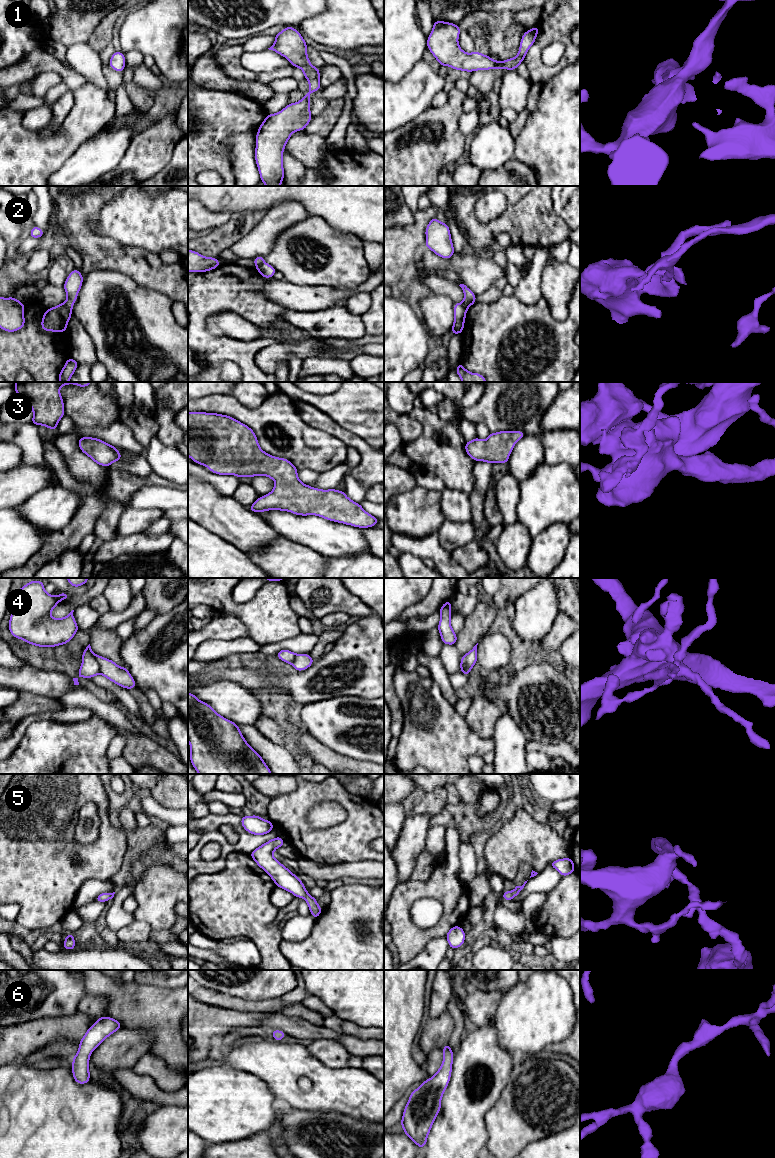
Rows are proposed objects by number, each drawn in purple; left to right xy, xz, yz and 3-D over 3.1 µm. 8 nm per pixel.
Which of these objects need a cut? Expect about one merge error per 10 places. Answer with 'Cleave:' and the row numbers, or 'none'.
Cleave: 2, 4

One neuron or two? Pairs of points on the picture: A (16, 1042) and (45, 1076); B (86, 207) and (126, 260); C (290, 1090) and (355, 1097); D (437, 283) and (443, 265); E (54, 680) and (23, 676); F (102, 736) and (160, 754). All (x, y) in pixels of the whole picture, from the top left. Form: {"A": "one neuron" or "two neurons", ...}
{"A": "two neurons", "B": "one neuron", "C": "one neuron", "D": "two neurons", "E": "one neuron", "F": "two neurons"}

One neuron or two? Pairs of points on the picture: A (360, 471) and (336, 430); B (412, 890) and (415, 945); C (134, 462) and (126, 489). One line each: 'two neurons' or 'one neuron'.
A: one neuron
B: one neuron
C: two neurons

